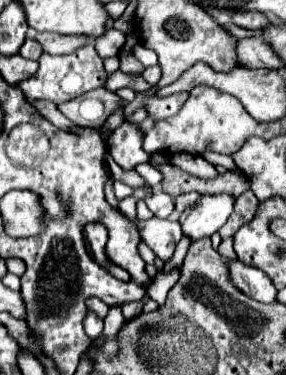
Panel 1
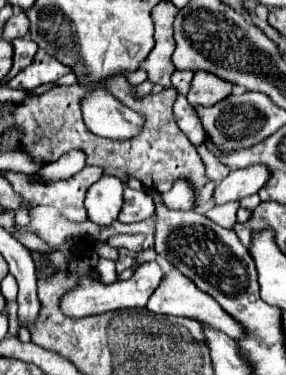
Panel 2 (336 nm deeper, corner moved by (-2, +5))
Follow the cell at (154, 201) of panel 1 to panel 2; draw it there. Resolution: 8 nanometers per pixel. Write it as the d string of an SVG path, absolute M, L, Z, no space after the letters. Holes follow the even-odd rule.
M125 188L125 202L119 214L119 222L139 222L155 214L155 202L145 190Z

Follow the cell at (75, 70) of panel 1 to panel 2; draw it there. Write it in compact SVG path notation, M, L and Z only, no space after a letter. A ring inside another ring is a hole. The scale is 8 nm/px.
M43 48L37 50L37 58L33 60L33 66L27 66L21 70L15 78L7 82L9 88L19 88L19 90L35 90L41 84L57 82L61 76L69 74L71 68L61 64L57 58L49 56Z

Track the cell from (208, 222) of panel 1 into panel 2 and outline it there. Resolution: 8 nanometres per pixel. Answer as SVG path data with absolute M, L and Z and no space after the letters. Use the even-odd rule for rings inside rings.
M247 166L241 170L233 170L213 192L215 204L227 204L233 200L247 198L257 194L259 188L269 180L267 166Z

